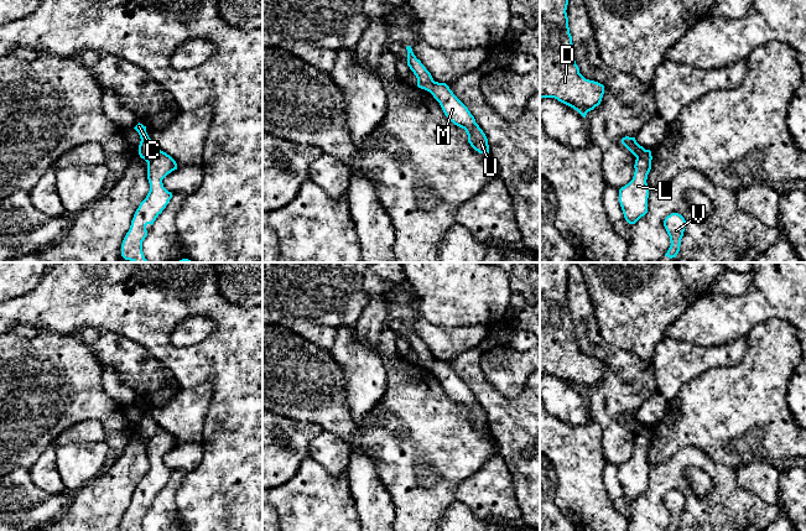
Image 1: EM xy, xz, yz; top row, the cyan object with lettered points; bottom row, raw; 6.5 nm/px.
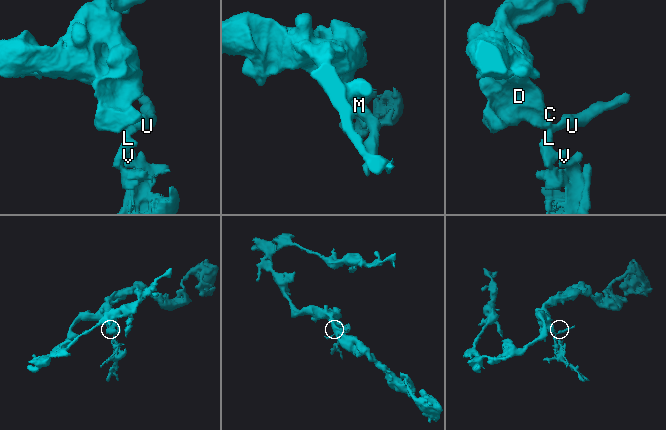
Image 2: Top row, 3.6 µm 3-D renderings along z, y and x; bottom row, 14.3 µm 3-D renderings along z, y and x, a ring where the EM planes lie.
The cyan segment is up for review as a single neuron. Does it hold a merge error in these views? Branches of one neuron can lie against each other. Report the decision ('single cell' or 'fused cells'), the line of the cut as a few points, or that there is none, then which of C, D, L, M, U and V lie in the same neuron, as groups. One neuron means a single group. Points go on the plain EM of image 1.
fused cells; cut xy (160, 427), (147, 440); groups C D / L M U V

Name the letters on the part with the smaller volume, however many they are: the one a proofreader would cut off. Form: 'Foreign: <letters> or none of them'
Foreign: L, M, U, V

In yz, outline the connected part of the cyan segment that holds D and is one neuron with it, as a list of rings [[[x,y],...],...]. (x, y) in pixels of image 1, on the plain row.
[[[540,262],[540,376],[555,375],[586,395],[600,381],[604,363],[586,356],[576,342],[566,290],[571,265]]]

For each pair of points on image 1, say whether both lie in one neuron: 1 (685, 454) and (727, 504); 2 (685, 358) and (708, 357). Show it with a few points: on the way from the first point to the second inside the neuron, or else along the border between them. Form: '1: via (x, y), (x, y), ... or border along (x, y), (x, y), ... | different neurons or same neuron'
1: via (700, 461), (726, 484), (726, 489) | same neuron
2: via (691, 358), (702, 358) | same neuron

